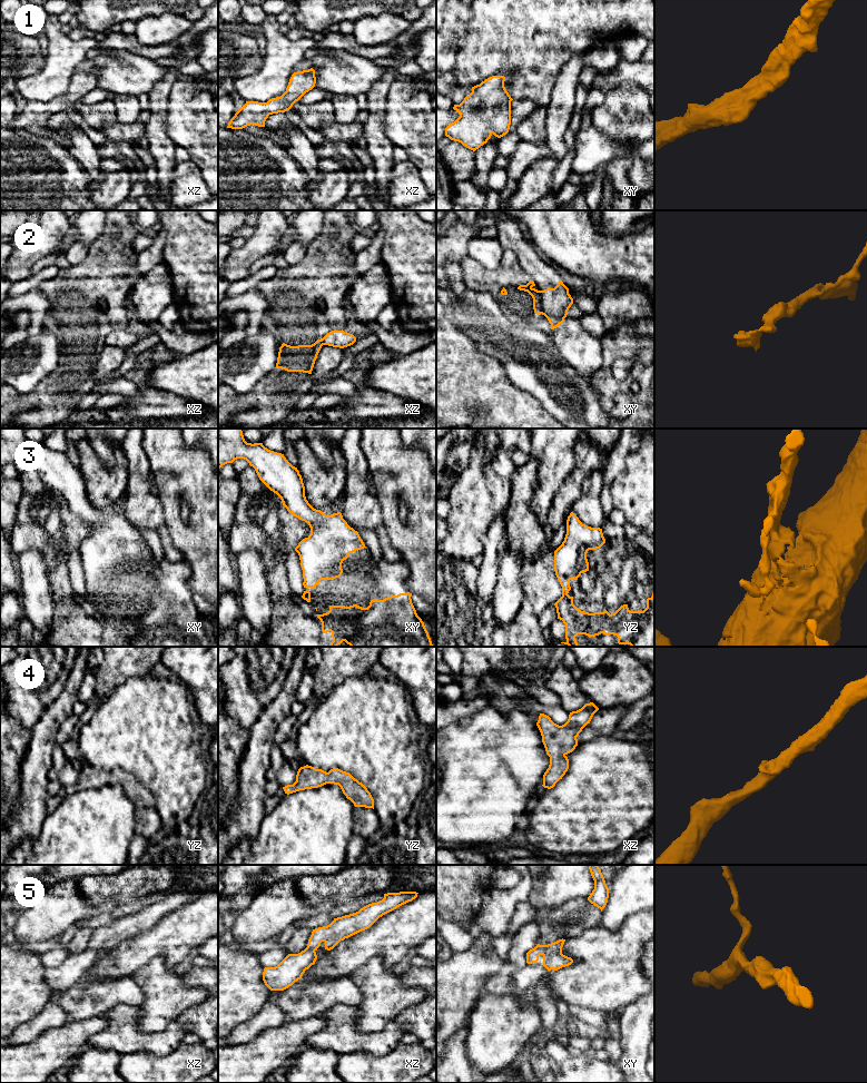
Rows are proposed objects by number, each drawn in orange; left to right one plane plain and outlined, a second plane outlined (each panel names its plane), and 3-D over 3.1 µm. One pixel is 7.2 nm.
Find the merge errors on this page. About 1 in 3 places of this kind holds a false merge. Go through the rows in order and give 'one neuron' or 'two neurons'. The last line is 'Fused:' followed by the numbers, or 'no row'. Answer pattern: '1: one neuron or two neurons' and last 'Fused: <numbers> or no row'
1: one neuron
2: two neurons
3: one neuron
4: one neuron
5: one neuron
Fused: 2

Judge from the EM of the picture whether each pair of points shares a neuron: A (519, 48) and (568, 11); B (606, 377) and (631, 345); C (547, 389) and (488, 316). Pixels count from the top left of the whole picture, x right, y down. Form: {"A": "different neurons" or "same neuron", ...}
{"A": "same neuron", "B": "same neuron", "C": "same neuron"}

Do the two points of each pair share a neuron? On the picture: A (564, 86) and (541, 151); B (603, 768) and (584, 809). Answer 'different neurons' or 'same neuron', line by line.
A: different neurons
B: same neuron

